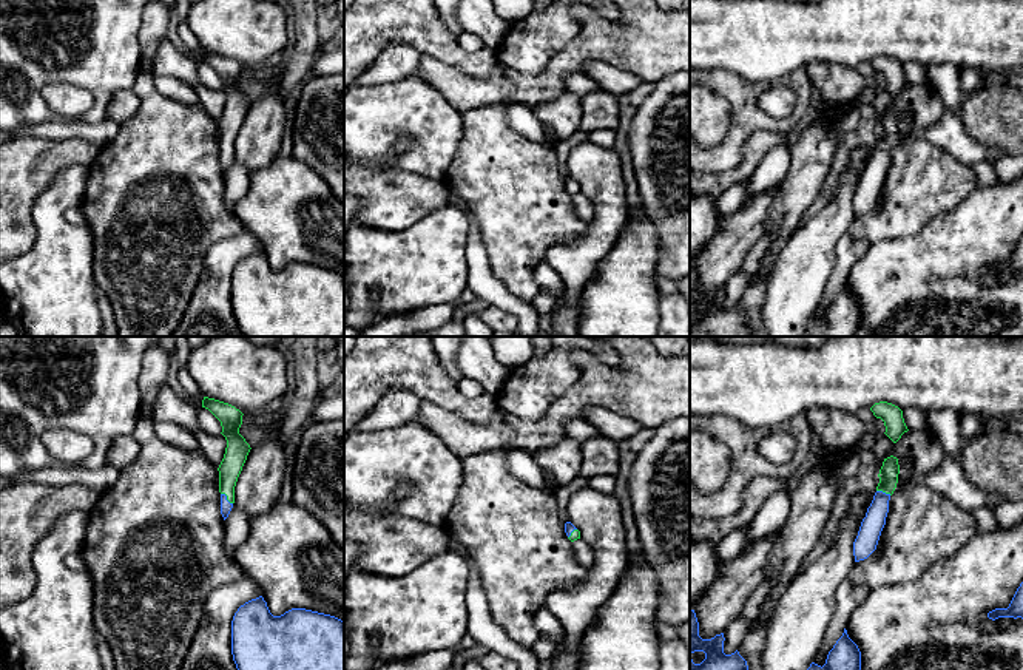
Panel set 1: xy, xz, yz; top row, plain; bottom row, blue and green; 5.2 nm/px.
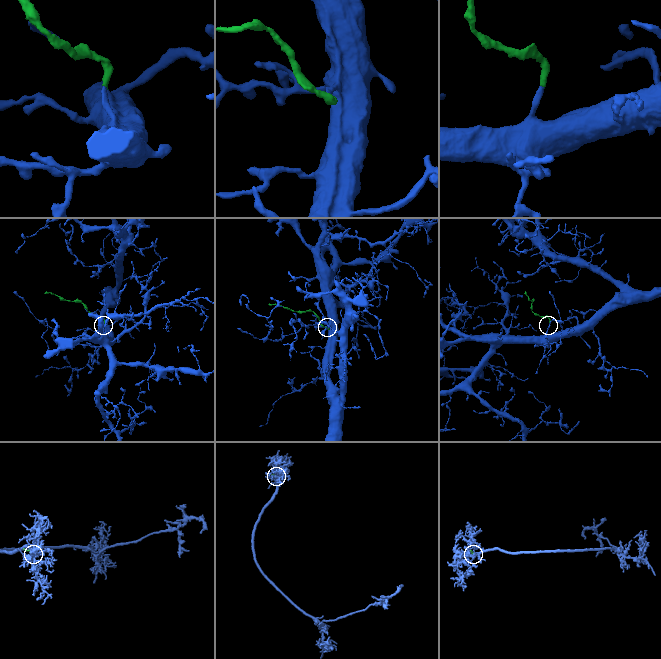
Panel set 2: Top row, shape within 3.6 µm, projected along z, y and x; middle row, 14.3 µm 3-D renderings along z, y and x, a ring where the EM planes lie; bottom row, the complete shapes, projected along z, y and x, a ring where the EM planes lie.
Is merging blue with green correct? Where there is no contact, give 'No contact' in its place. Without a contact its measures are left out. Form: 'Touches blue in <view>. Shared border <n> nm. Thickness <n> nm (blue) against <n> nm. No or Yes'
Touches blue in xy. Shared border 90 nm. Thickness 60 nm (blue) against 120 nm. Yes

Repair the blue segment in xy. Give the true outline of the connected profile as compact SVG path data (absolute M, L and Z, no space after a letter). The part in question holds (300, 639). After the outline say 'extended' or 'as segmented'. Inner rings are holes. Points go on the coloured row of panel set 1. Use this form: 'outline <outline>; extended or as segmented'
outline M259 596L233 616L231 655L238 670L344 670L344 622L306 608L273 616Z; as segmented

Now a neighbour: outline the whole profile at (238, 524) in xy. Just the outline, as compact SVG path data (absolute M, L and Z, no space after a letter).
M233 503L233 508L225 519L224 545L227 553L233 557L233 551L248 537L250 519L247 513Z

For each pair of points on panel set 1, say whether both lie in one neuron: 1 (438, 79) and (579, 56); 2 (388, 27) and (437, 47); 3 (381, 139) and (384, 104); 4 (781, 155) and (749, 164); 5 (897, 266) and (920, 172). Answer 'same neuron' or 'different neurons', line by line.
1: same neuron
2: same neuron
3: same neuron
4: different neurons
5: different neurons

